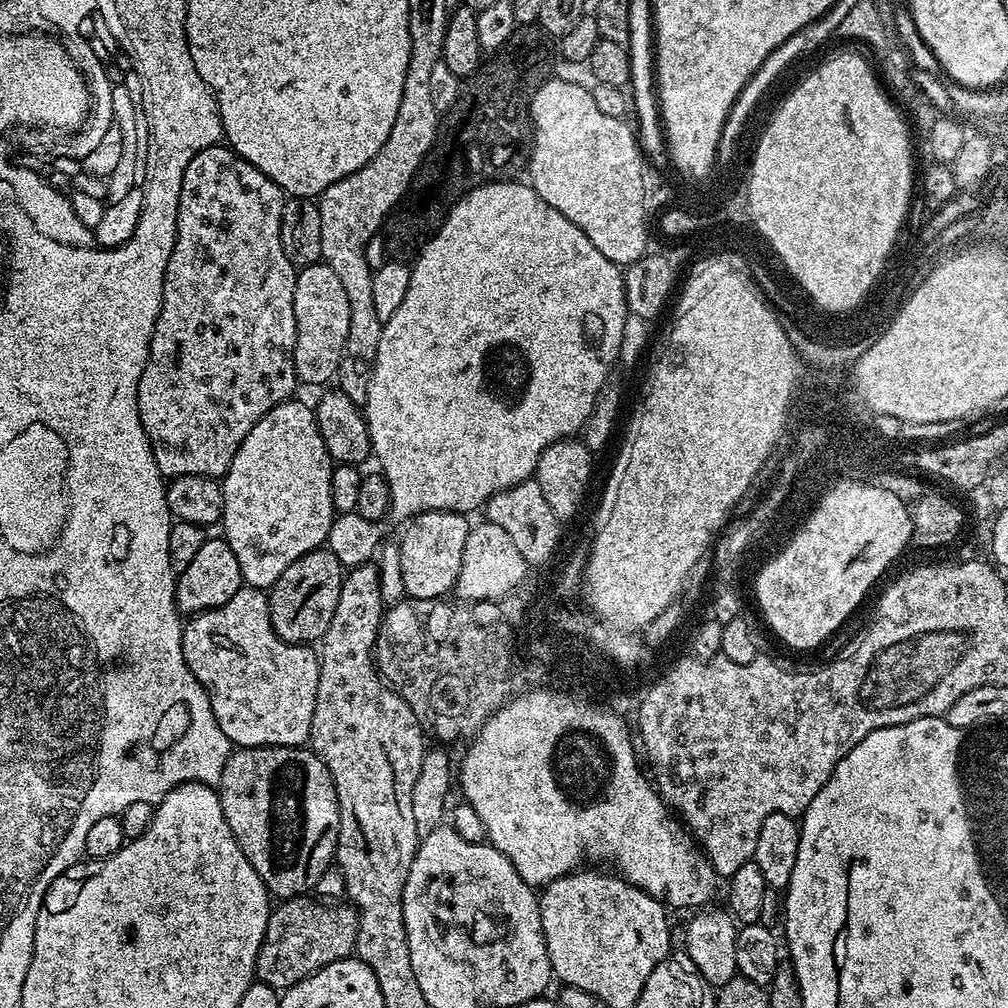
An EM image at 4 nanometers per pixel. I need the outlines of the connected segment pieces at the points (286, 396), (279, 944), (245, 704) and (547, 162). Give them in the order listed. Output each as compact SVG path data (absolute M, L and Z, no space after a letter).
M223 143L204 148L194 158L190 158L190 166L182 174L182 194L178 202L178 222L176 223L176 241L174 250L168 259L164 275L164 293L160 303L160 313L154 322L154 334L150 338L148 361L142 370L142 378L138 382L138 414L142 426L148 435L148 441L154 454L154 462L158 462L160 475L165 478L173 476L211 476L222 478L228 473L230 462L234 462L234 454L238 454L238 446L254 430L266 413L274 406L293 399L295 388L298 388L296 371L294 370L294 342L296 341L296 323L294 322L294 286L296 285L296 265L286 258L286 250L282 250L280 241L280 223L286 193L262 170L258 170L250 162L237 156L231 148Z
M311 895L294 896L290 900L280 900L269 911L266 922L266 934L262 938L262 946L258 950L256 959L255 979L262 984L269 984L277 990L287 990L298 982L305 980L307 976L313 976L318 970L322 970L330 962L349 959L355 953L356 939L358 938L358 926L360 916L355 908L348 902L325 902Z
M241 586L234 598L208 612L198 612L183 625L182 654L210 698L224 739L241 748L295 748L312 735L318 656L309 645L288 644L272 628L268 597L259 588Z
M547 79L544 91L536 97L537 148L535 160L526 166L527 171L534 180L532 182L540 186L542 202L554 206L554 210L558 210L558 214L570 218L570 222L574 222L574 226L578 226L578 230L582 230L582 234L586 234L586 238L590 238L590 242L594 242L594 246L598 246L598 250L602 250L602 254L606 254L606 258L610 258L610 262L621 266L633 264L639 256L645 255L650 248L648 245L648 224L644 221L644 170L646 171L646 161L641 153L637 133L631 127L628 129L624 120L610 118L607 114L602 114L602 110L598 110L598 105L595 104L591 91L587 87L583 88L582 85L575 84L572 80L556 79Z

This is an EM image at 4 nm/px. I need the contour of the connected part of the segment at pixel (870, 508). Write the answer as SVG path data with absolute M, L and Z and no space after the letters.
M879 486L873 488L832 488L816 504L816 509L804 520L804 525L792 536L792 541L761 570L756 576L756 600L764 611L764 620L772 627L772 632L780 640L785 640L792 648L816 648L827 636L832 636L844 624L844 619L864 600L864 595L876 584L876 579L895 562L900 551L912 540L912 523L906 506L890 490Z

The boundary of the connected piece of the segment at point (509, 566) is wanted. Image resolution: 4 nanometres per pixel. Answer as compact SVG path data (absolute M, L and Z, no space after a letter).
M481 522L473 523L468 529L466 546L462 550L462 566L458 570L454 596L460 602L496 602L515 593L524 580L526 565L518 546L502 530L502 526Z

